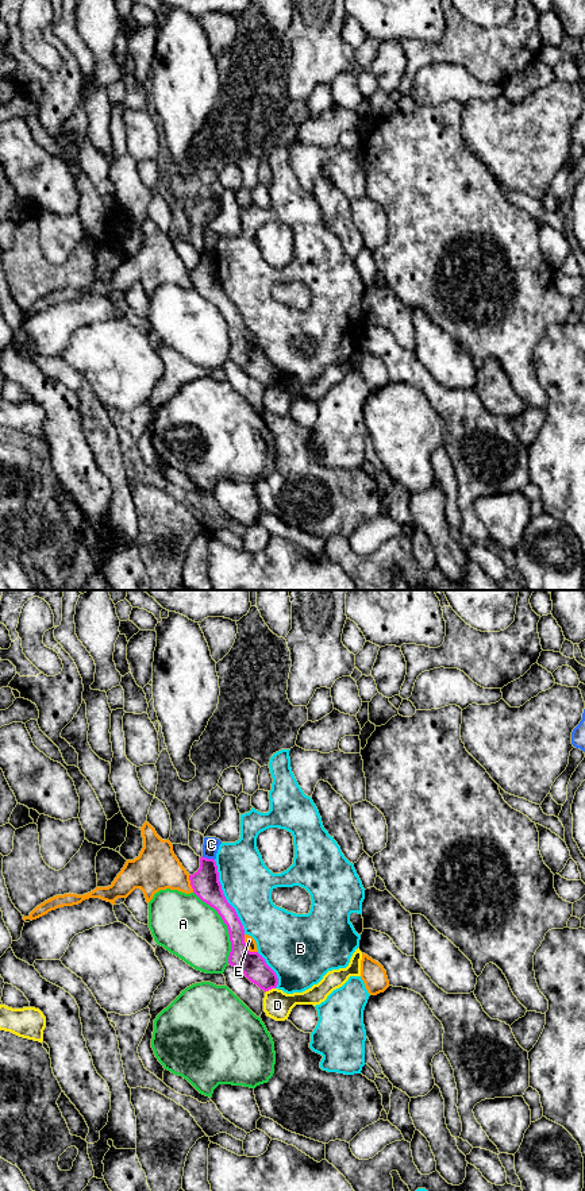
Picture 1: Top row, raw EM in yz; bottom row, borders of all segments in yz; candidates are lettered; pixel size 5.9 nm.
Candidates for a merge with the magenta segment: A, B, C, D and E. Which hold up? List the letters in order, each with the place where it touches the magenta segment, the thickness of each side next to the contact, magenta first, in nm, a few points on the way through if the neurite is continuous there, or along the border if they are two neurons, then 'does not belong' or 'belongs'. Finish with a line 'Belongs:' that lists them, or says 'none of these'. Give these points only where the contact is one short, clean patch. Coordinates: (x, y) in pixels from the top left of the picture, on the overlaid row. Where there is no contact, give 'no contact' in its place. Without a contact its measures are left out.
A: contact yz (227, 927); calibres 150 and 360 nm; does not belong
B: contact yz (224, 897); calibres 170 and 300 nm; does not belong
C: contact yz (208, 859); calibres 170 and 100 nm; border yz (201, 856), (214, 860); does not belong
D: contact yz (269, 989); calibres 150 and 170 nm; border yz (274, 987), (265, 993); does not belong
E: contact yz (246, 947); calibres 150 and 60 nm; does not belong
Belongs: none of these

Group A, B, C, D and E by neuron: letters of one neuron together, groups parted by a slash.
A / B / C / D / E

